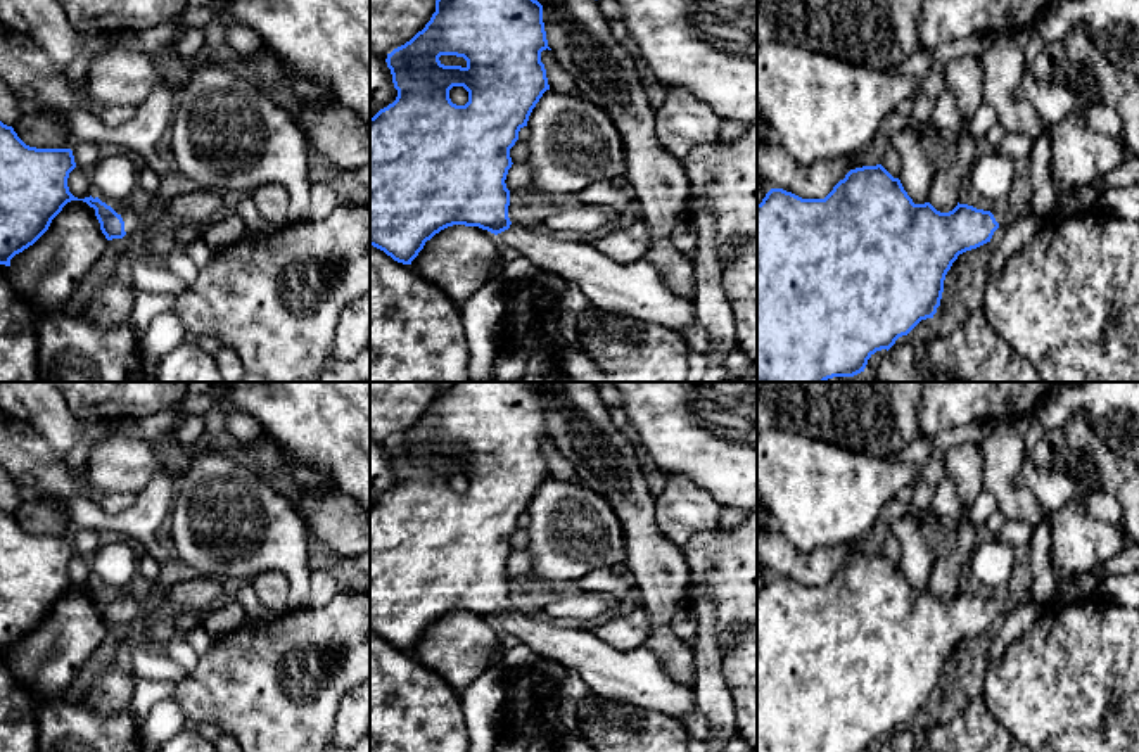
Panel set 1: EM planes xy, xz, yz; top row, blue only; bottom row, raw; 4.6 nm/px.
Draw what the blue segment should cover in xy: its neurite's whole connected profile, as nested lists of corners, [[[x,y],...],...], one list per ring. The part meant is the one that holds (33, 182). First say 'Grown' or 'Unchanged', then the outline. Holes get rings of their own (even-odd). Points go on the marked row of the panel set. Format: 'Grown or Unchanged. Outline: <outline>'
Grown. Outline: [[[0,121],[0,264],[10,266],[10,259],[33,245],[71,201],[95,209],[107,240],[123,239],[138,226],[140,214],[133,209],[112,209],[92,195],[74,197],[67,187],[74,168],[71,149],[29,147]]]

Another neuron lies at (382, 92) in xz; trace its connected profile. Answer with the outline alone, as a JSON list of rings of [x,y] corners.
[[[370,48],[370,118],[398,97],[385,59],[387,55]]]

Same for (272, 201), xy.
[[[263,185],[249,197],[268,228],[278,228],[289,223],[290,197],[282,185]]]

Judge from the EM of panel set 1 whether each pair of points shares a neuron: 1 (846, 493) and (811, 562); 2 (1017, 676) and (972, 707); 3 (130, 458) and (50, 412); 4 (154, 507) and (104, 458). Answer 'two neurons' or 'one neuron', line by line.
1: two neurons
2: two neurons
3: two neurons
4: two neurons

